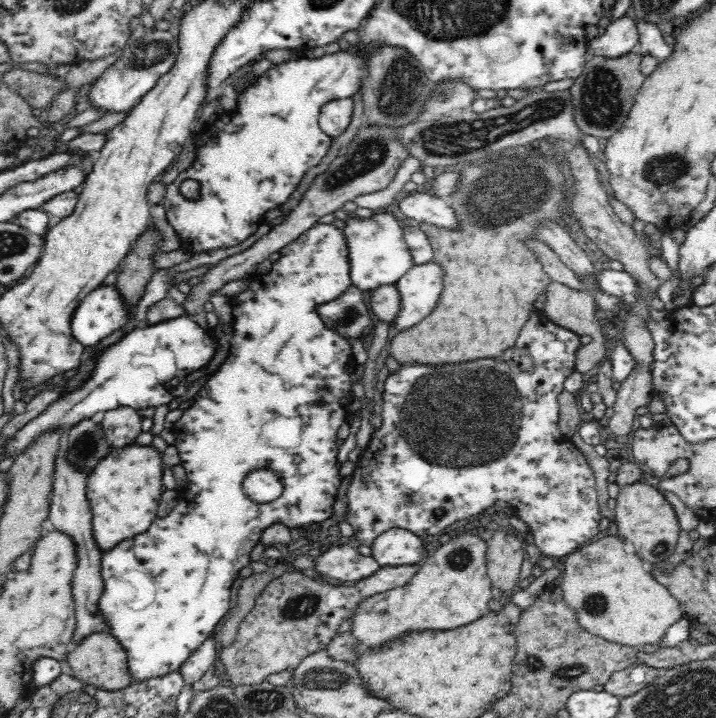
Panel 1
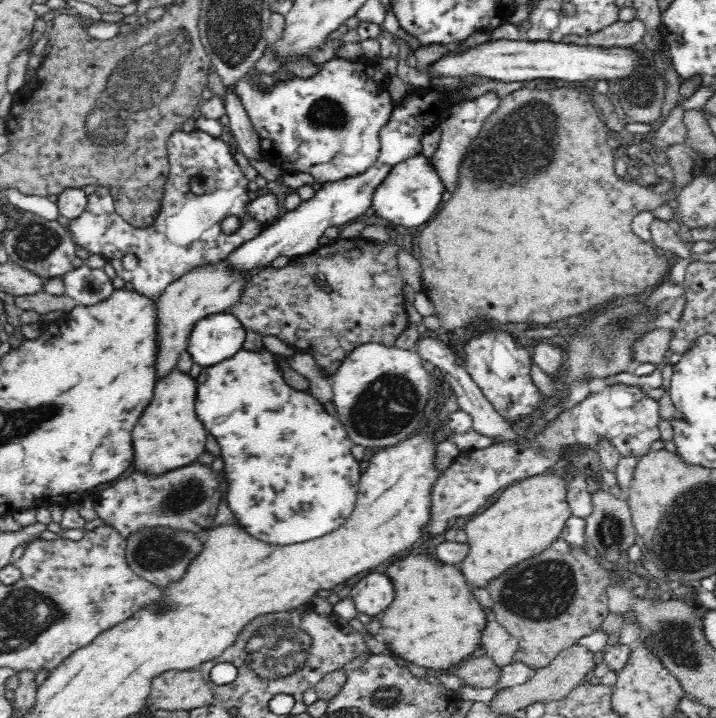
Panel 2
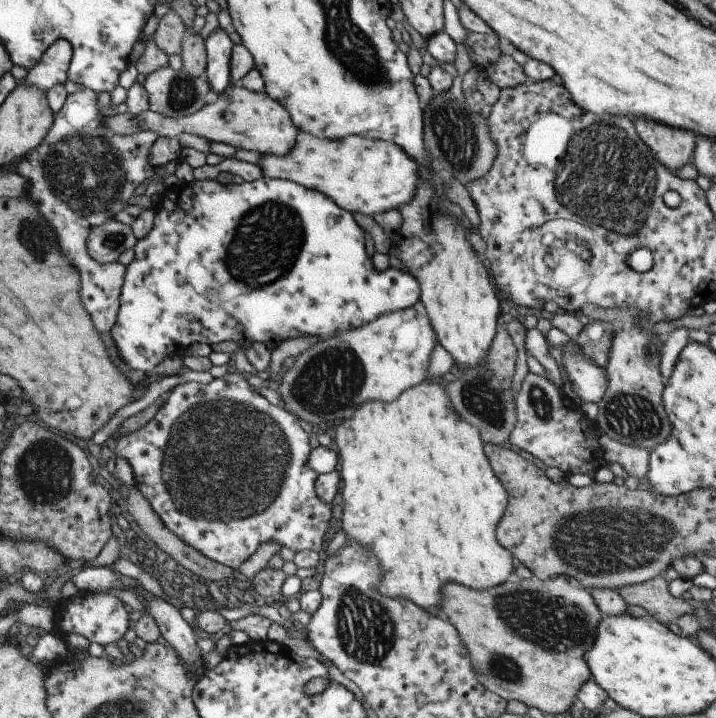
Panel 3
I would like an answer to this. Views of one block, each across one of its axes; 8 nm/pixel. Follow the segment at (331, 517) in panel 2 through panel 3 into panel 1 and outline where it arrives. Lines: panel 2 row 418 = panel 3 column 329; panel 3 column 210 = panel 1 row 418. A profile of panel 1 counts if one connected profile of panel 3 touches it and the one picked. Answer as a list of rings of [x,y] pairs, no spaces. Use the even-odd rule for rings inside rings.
[[[317,223],[312,228],[305,230],[296,240],[280,249],[280,258],[271,264],[271,268],[266,274],[256,273],[250,276],[248,289],[230,297],[234,322],[234,330],[231,332],[232,338],[230,338],[232,352],[228,354],[228,358],[224,360],[220,370],[206,382],[206,386],[210,386],[210,388],[202,388],[198,392],[194,404],[186,412],[183,412],[182,417],[172,429],[172,434],[176,436],[174,444],[181,458],[179,464],[185,468],[189,482],[183,491],[184,497],[178,502],[174,512],[170,512],[170,516],[166,516],[166,518],[157,516],[146,533],[121,540],[114,548],[103,552],[100,573],[104,579],[104,592],[98,600],[98,611],[104,615],[104,621],[108,623],[110,633],[120,641],[120,645],[128,653],[128,669],[132,675],[132,682],[161,677],[169,672],[177,672],[180,665],[184,664],[192,652],[214,632],[216,624],[224,618],[224,614],[230,608],[230,594],[232,594],[232,586],[238,578],[238,572],[250,568],[250,552],[258,544],[262,532],[270,524],[279,522],[290,529],[302,528],[302,526],[310,526],[316,522],[324,522],[334,515],[333,506],[341,485],[341,465],[338,464],[338,457],[336,457],[339,448],[336,444],[336,435],[342,424],[346,422],[347,406],[354,398],[350,388],[354,379],[350,373],[354,368],[348,367],[348,362],[353,360],[353,356],[348,339],[330,332],[330,329],[322,324],[322,320],[318,318],[316,306],[335,300],[353,284],[352,279],[350,279],[350,261],[348,261],[348,245],[346,244],[348,241],[346,241],[342,229],[338,229],[332,223]],[[266,469],[274,471],[280,477],[283,484],[282,494],[272,502],[254,502],[244,492],[244,479],[255,470]]]

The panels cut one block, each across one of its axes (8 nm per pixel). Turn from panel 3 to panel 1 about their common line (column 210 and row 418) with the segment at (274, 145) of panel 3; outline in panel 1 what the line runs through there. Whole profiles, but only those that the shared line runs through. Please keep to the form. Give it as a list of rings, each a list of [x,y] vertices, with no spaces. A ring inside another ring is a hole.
[[[118,407],[99,416],[108,444],[114,447],[130,445],[142,434],[141,413],[135,408]]]

